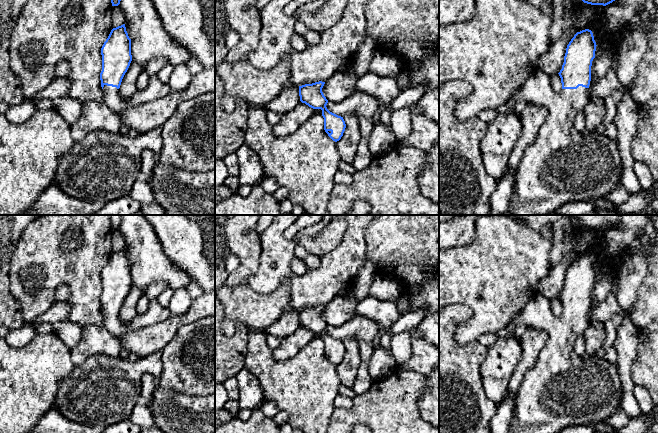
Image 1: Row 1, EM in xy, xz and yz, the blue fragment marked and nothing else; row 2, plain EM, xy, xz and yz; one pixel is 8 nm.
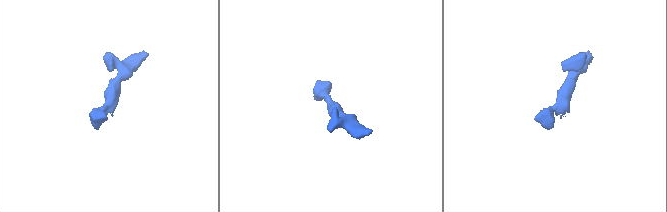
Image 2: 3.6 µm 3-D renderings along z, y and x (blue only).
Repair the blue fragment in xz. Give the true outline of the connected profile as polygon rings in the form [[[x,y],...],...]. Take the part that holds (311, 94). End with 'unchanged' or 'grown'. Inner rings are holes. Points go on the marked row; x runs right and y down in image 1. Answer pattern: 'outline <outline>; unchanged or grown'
outline [[[351,63],[342,67],[336,74],[334,74],[325,82],[319,81],[312,84],[299,86],[300,101],[313,109],[322,110],[322,116],[324,118],[324,130],[328,134],[328,136],[335,142],[339,141],[343,136],[346,124],[343,117],[330,112],[327,109],[326,105],[328,102],[342,102],[348,96],[353,94],[356,91],[357,80],[358,76],[354,72],[353,64]]]; grown

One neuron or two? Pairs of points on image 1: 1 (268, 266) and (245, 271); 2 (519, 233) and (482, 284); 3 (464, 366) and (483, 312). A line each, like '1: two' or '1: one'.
1: two
2: one
3: two

